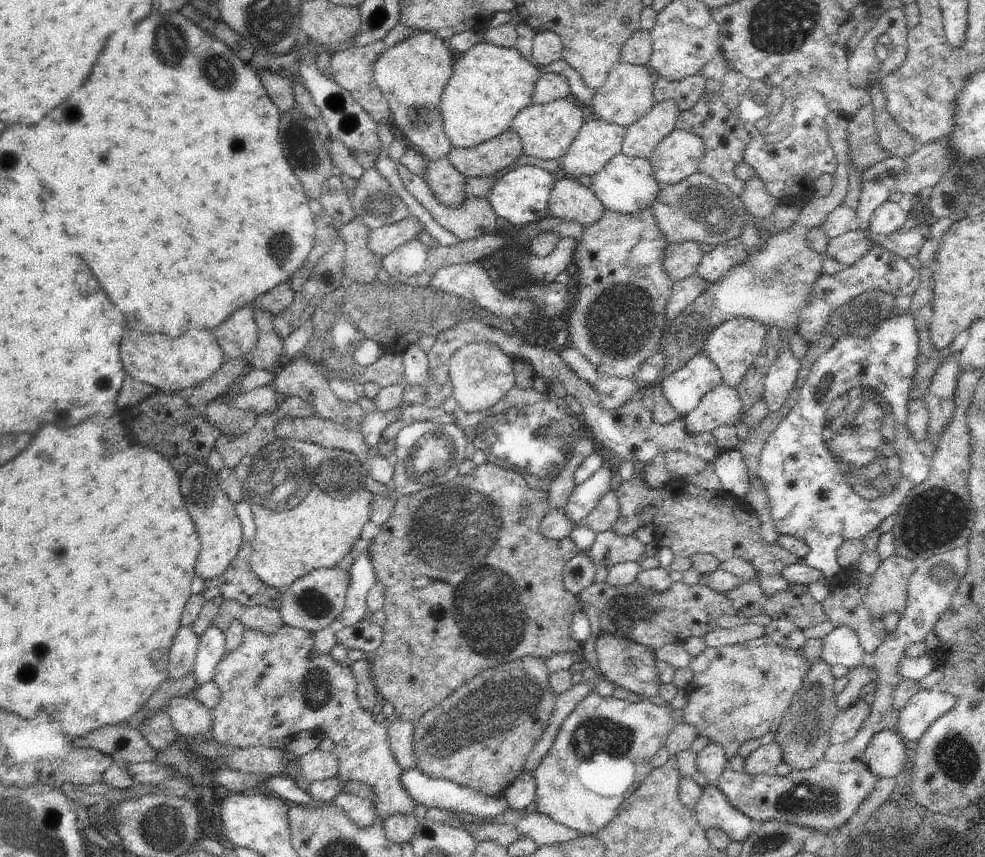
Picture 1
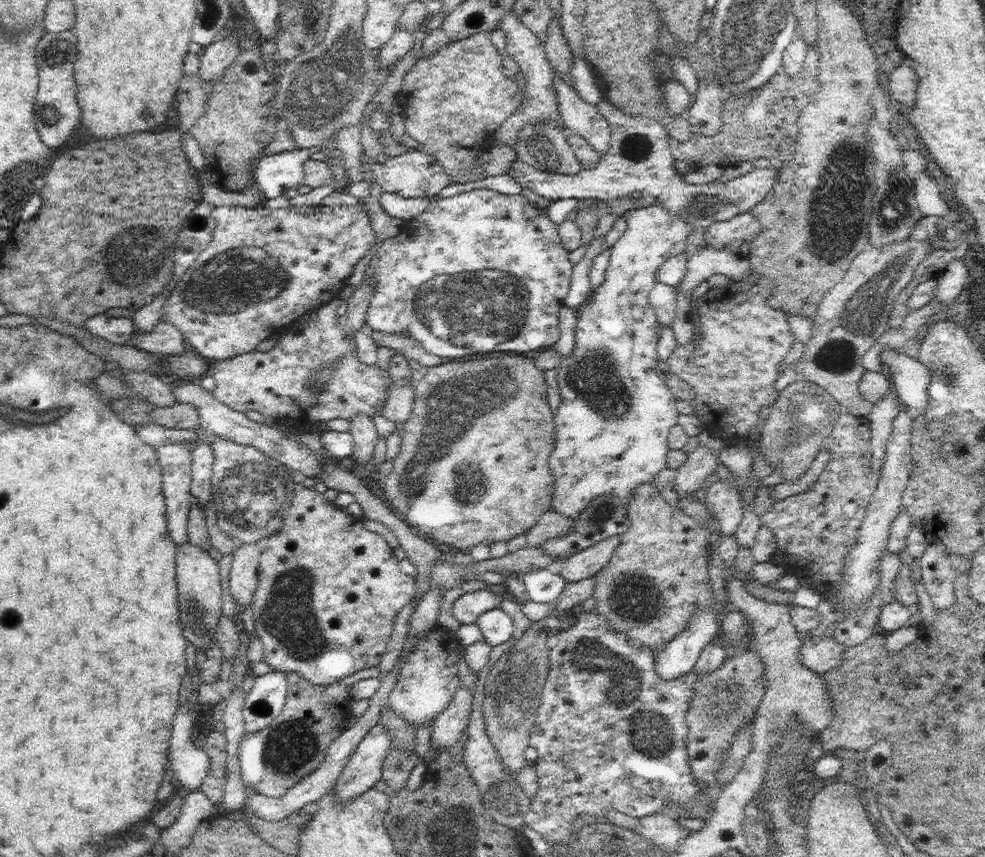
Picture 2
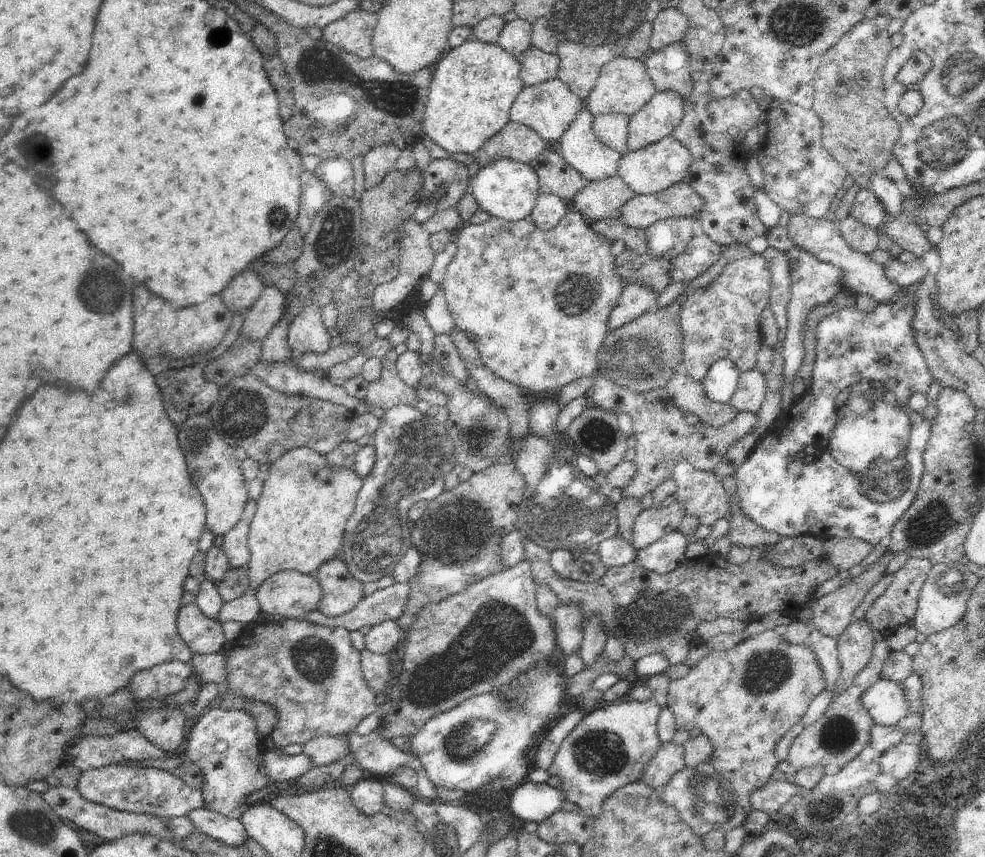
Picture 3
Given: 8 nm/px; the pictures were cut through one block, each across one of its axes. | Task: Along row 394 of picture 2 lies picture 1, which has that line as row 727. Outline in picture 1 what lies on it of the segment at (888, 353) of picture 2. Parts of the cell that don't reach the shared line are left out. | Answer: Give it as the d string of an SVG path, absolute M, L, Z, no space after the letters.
M933 688L921 689L901 710L896 730L912 745L937 718L951 711L958 703L959 698L952 693Z

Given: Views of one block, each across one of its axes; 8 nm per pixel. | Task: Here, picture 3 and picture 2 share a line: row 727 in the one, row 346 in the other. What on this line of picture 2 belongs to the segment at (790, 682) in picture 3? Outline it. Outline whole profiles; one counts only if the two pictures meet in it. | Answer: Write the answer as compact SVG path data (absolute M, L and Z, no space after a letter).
M752 273L748 275L748 279L730 279L728 284L719 289L708 289L707 293L696 300L696 307L694 308L694 316L700 321L700 341L696 346L692 341L686 345L677 345L677 347L672 351L670 357L668 357L667 363L670 368L670 372L677 374L684 382L687 382L691 388L694 390L694 403L693 407L696 409L695 412L698 414L700 422L704 429L709 430L712 434L718 436L725 444L725 446L734 446L738 443L748 443L748 438L750 438L750 432L760 424L760 412L766 408L766 406L771 407L776 398L778 398L779 390L776 389L776 378L780 376L780 364L784 360L784 356L790 352L790 346L794 344L794 333L790 329L790 321L788 321L788 313L782 310L776 310L769 306L770 294L772 294L772 288L774 288L774 281L758 273Z

